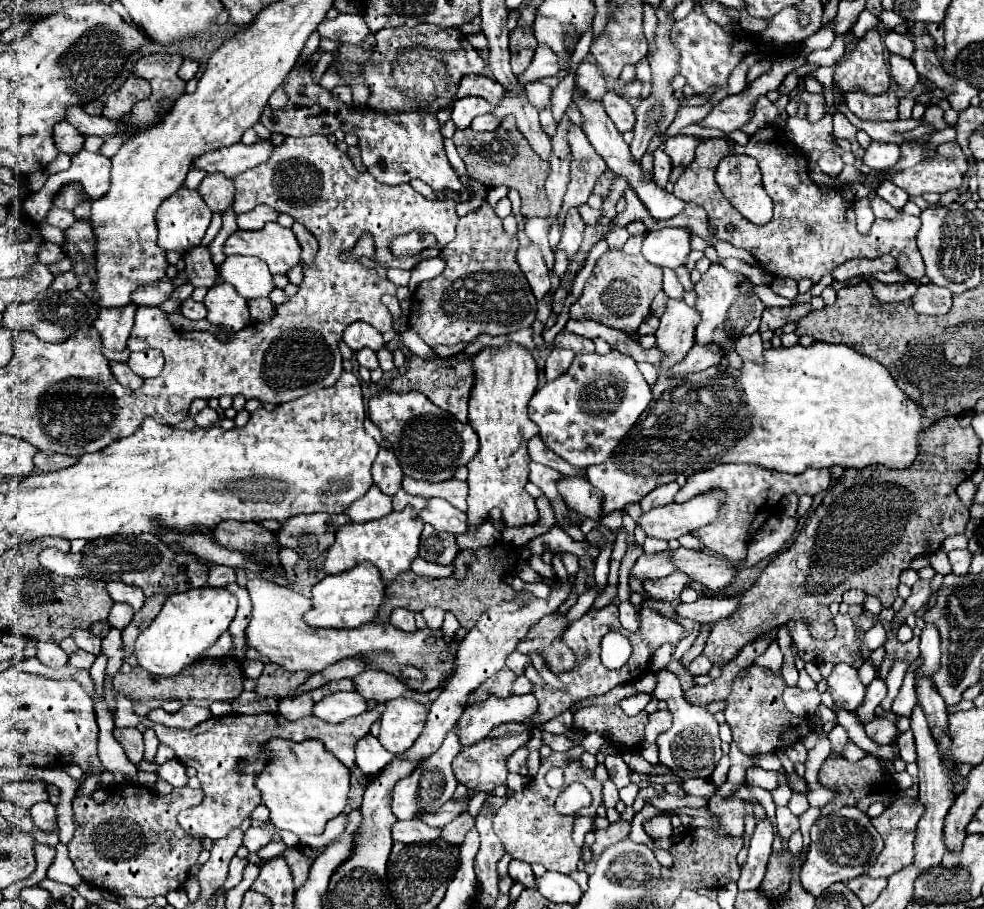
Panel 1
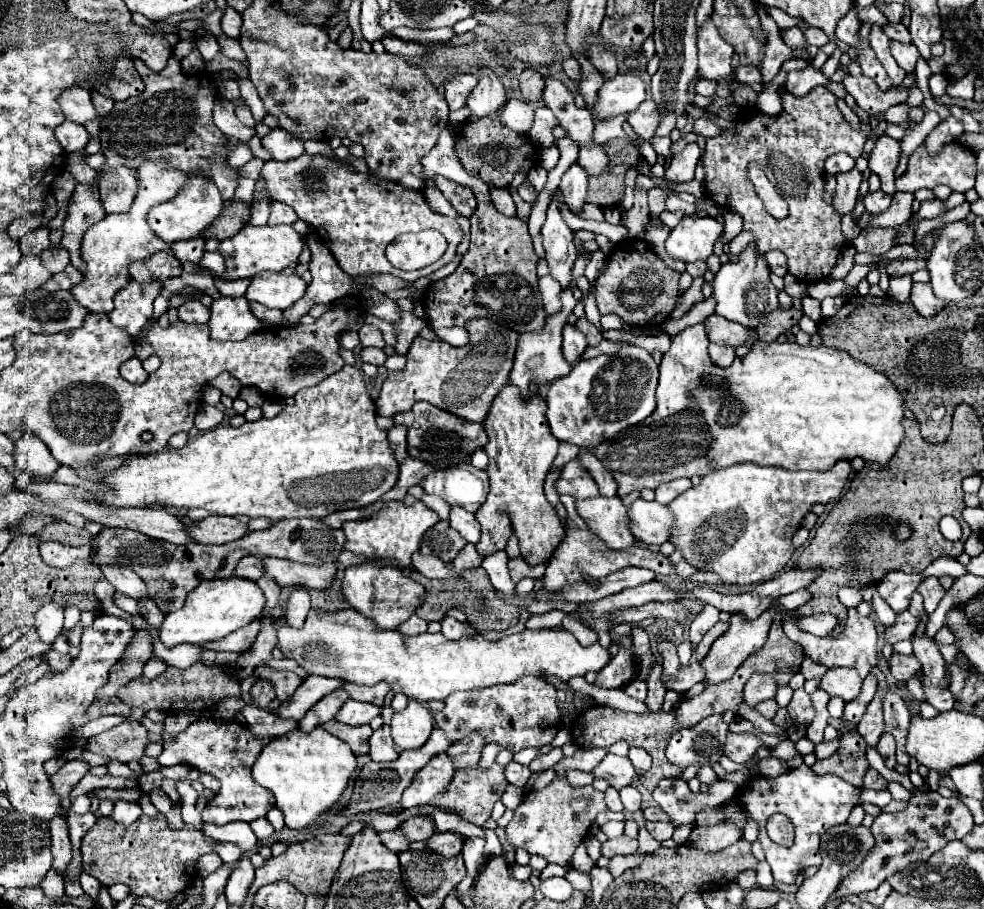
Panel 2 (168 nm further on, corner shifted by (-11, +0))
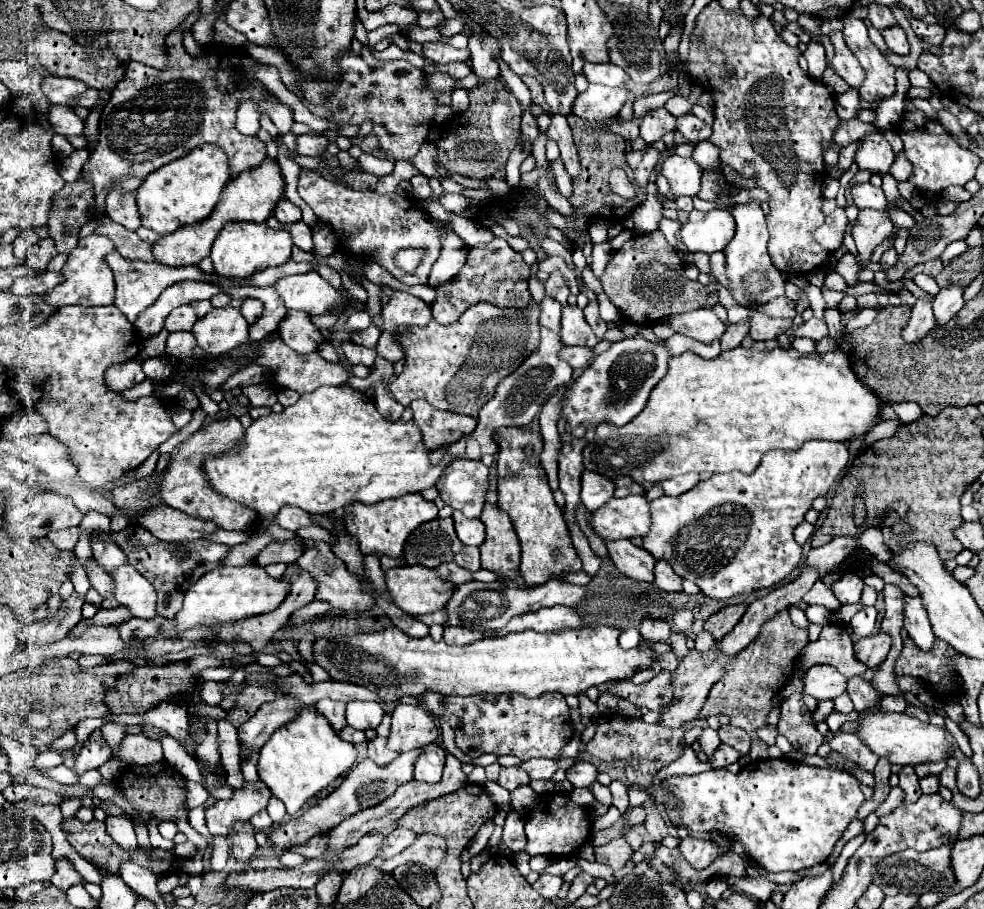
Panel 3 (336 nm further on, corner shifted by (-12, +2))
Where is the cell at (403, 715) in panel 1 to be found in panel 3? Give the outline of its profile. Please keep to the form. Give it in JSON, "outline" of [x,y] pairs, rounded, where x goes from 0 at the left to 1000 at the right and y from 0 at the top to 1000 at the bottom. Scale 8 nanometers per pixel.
{"outline":[[[405,774],[399,781],[399,794],[397,794],[393,823],[408,829],[424,821],[434,821],[442,816],[444,810],[446,810],[446,803],[440,790],[430,779],[418,777],[418,774]]]}

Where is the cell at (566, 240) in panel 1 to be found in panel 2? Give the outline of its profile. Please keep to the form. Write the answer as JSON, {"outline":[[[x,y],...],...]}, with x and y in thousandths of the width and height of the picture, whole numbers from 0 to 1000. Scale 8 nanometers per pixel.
{"outline":[[[581,180],[569,200],[569,211],[577,224],[577,229],[583,235],[589,235],[589,229],[593,227],[593,218],[596,218],[596,205],[598,205],[598,191],[596,187],[591,187],[589,180]]]}

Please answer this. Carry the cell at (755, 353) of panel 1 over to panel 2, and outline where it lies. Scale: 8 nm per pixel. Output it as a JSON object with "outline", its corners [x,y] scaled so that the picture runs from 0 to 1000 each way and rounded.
{"outline":[[[722,345],[717,352],[715,352],[715,359],[717,359],[717,370],[722,376],[726,378],[732,378],[732,381],[752,381],[756,378],[762,370],[766,370],[766,376],[770,376],[768,367],[766,365],[760,365],[754,356],[750,354],[742,354],[730,345]]]}

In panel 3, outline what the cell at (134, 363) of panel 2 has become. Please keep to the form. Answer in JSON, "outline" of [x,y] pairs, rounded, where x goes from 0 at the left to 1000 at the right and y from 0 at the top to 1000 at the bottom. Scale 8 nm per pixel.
{"outline":[[[137,394],[129,396],[125,400],[117,400],[107,409],[109,425],[113,429],[119,429],[119,431],[131,429],[145,418],[147,418],[147,414],[145,414],[145,407],[143,407],[143,398],[139,398]]]}

